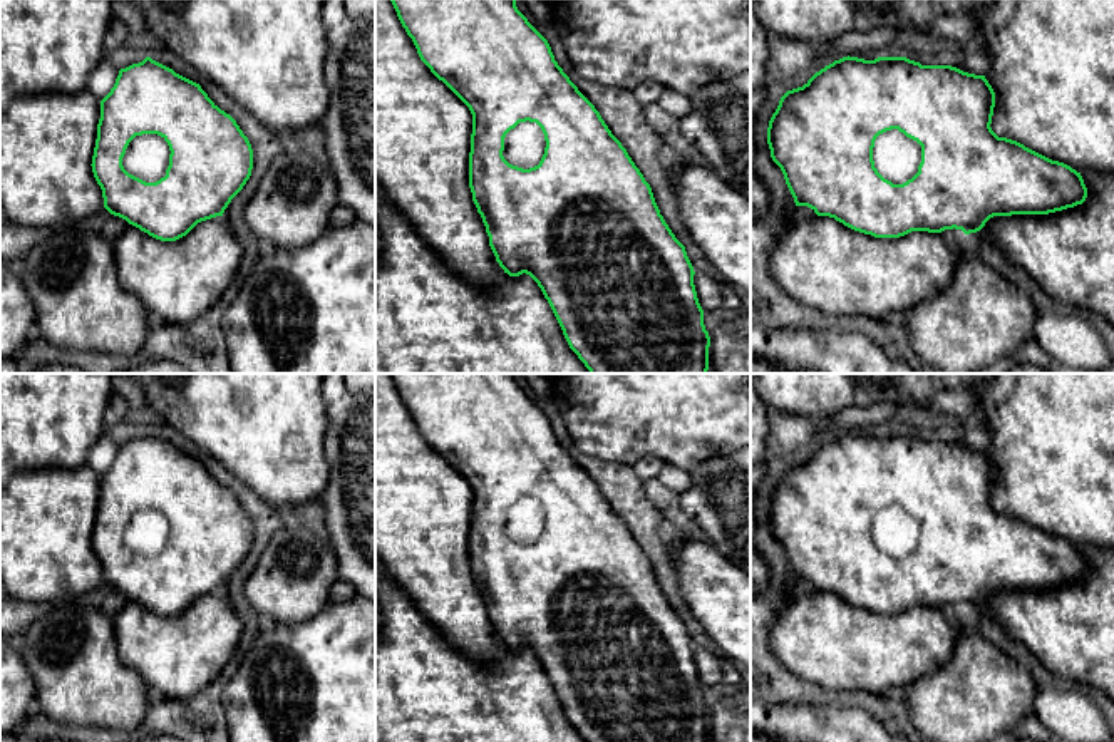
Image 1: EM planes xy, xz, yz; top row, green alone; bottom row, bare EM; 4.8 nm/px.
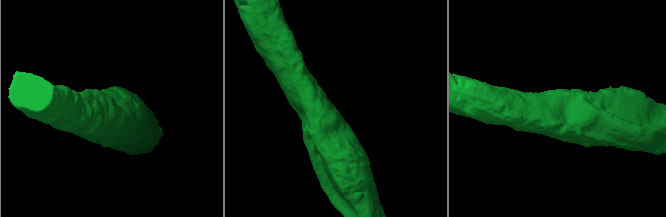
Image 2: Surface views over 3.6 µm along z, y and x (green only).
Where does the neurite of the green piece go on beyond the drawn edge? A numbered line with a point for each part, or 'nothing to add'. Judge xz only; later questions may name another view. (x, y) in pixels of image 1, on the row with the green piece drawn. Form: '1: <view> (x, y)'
1: xz (525, 144)

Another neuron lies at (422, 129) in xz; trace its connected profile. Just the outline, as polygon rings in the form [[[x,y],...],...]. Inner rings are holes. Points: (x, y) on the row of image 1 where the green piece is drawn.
[[[375,0],[375,183],[456,275],[479,290],[504,278],[469,188],[472,114],[420,60],[390,0]]]

